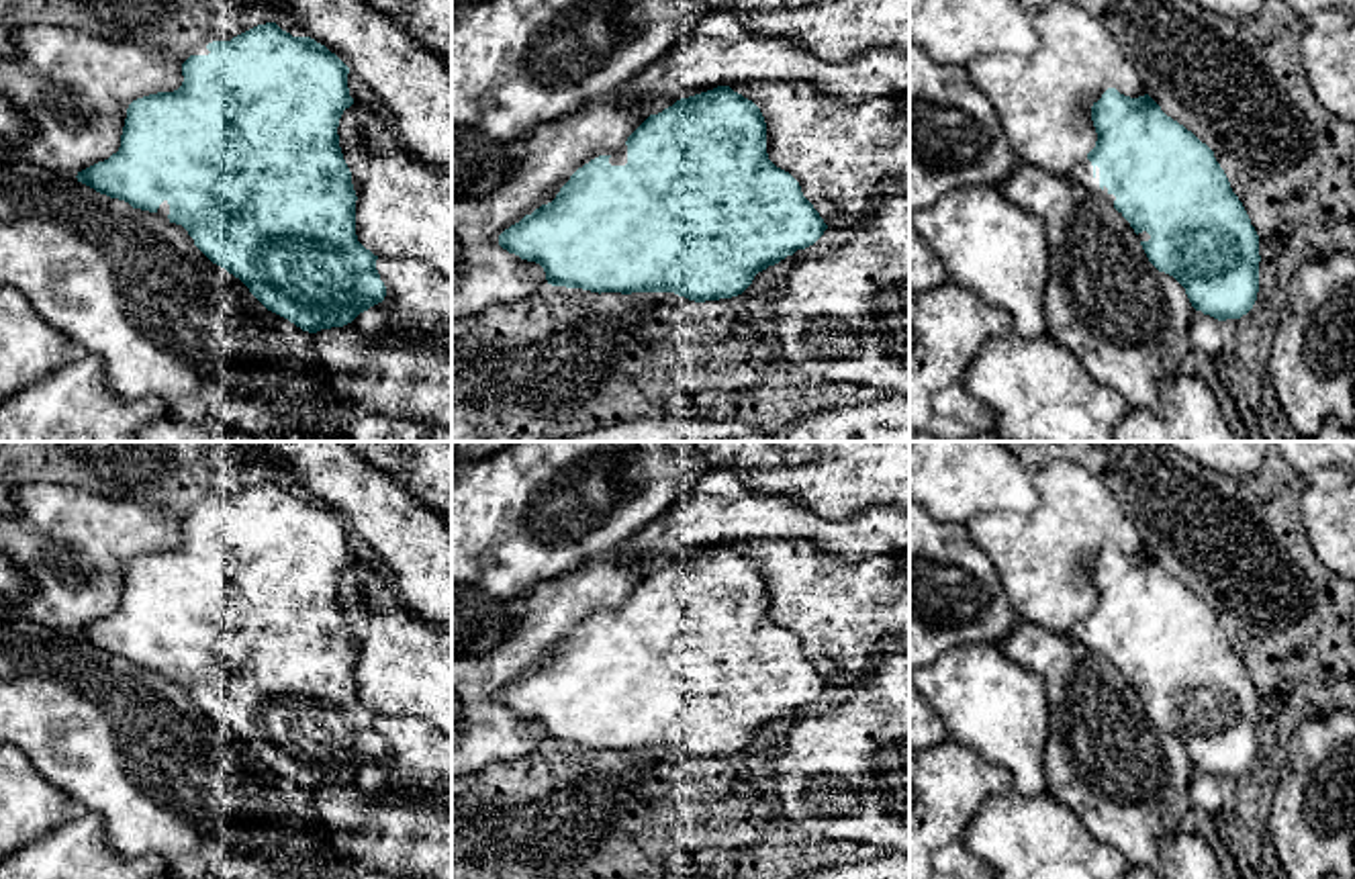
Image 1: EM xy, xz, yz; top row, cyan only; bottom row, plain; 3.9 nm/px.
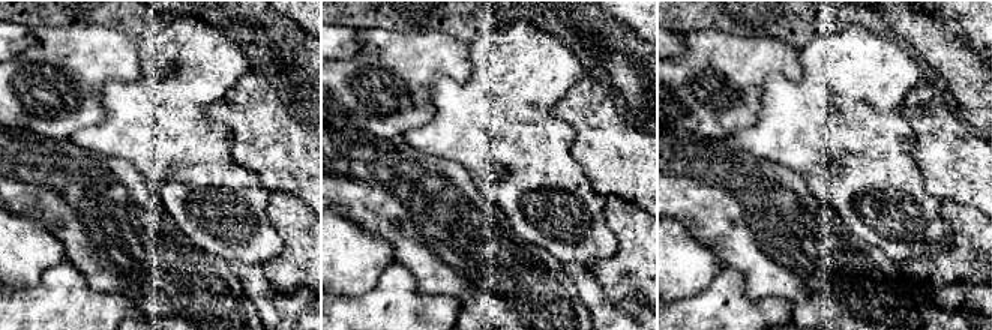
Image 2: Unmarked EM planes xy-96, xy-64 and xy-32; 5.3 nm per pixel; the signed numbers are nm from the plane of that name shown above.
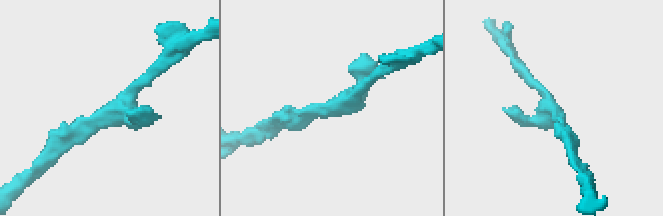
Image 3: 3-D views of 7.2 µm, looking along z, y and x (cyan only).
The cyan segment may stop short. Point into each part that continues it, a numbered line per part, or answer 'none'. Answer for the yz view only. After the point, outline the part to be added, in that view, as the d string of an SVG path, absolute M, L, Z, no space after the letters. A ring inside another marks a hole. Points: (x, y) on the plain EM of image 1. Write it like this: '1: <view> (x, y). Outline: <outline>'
1: yz (1082, 632). Outline: M1083 615L1081 619L1077 619L1069 632L1067 638L1085 646L1087 650L1100 652L1102 656L1106 656L1110 662L1114 662L1116 654L1108 650L1108 646L1100 644L1100 626L1091 623L1091 619L1087 615Z

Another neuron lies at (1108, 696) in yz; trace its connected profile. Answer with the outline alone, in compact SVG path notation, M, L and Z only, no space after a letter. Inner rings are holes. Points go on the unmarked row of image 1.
M1024 619L999 648L1046 683L1046 795L1071 807L1089 834L1114 846L1130 869L1161 871L1161 842L1192 824L1194 765L1185 746L1149 720L1130 681L1100 652Z

